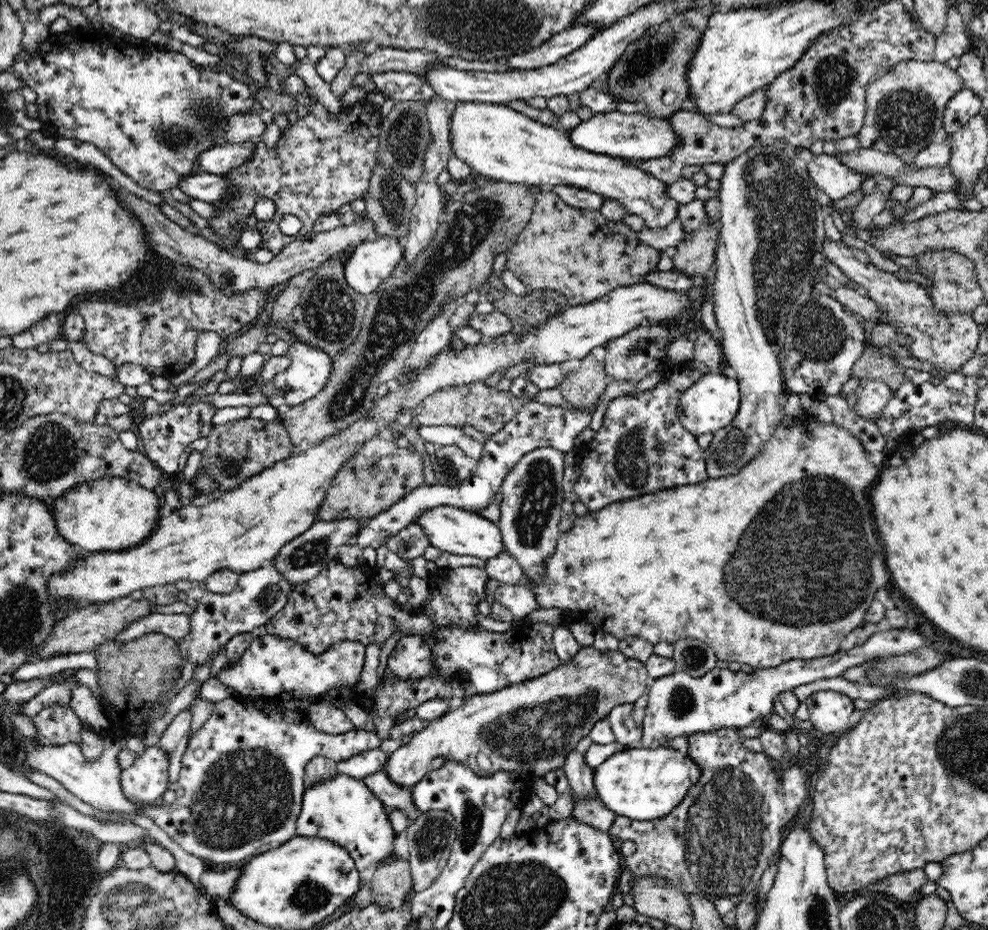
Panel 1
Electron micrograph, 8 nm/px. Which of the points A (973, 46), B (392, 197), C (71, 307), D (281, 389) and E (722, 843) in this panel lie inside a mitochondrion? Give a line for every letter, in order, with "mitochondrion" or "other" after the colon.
A: other
B: mitochondrion
C: other
D: mitochondrion
E: mitochondrion

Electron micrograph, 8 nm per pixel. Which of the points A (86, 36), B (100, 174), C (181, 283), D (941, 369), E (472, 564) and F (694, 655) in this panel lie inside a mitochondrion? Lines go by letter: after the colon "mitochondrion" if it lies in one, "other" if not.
A: other
B: other
C: mitochondrion
D: other
E: other
F: mitochondrion

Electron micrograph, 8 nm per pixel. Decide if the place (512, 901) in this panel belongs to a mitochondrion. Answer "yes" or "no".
yes

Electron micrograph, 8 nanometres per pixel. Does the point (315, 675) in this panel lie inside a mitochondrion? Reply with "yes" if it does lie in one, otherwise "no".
no

